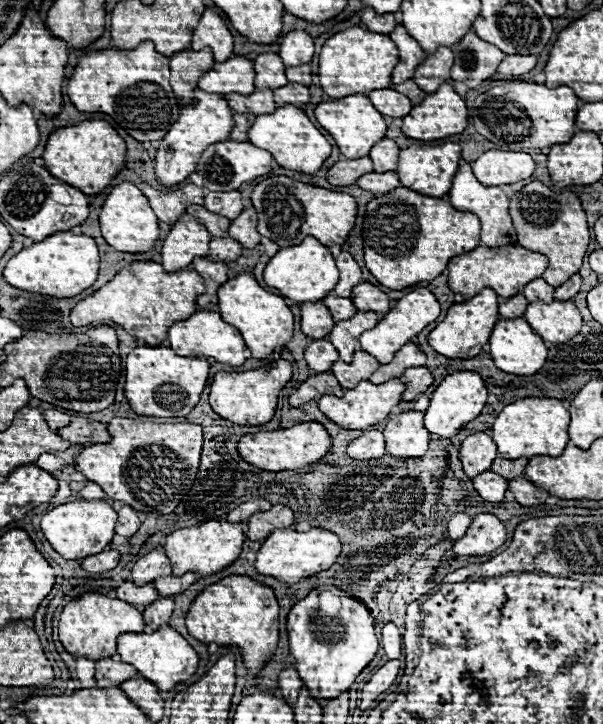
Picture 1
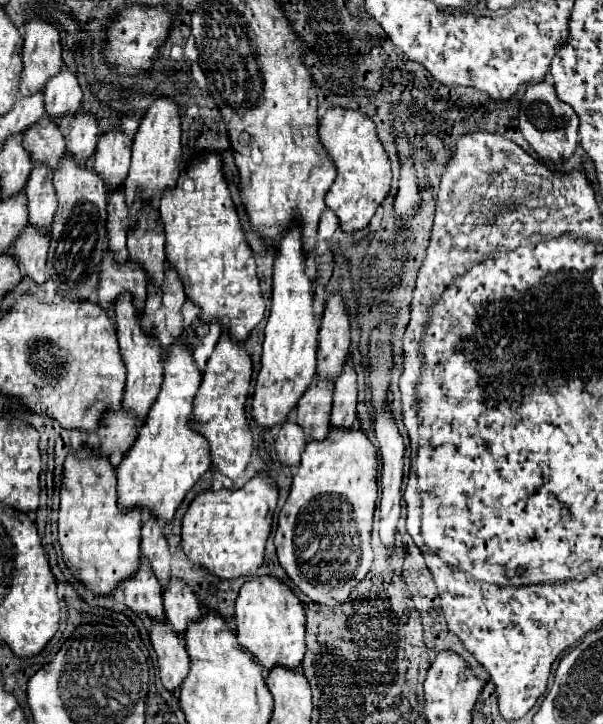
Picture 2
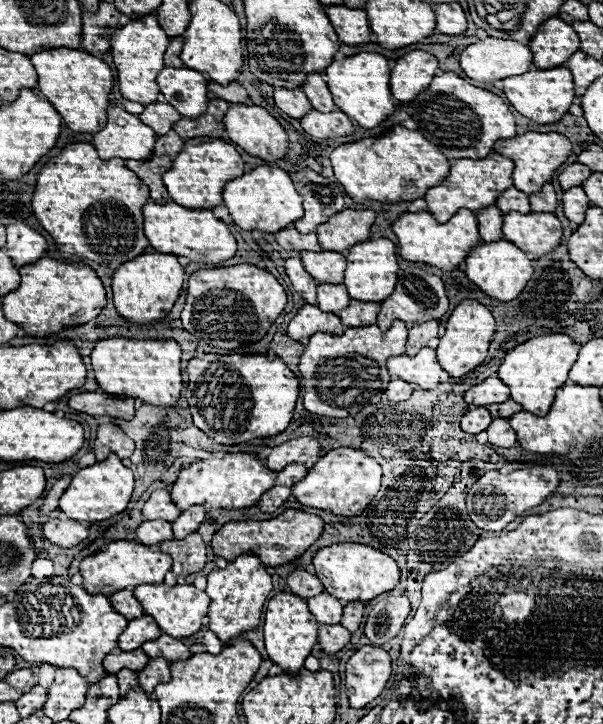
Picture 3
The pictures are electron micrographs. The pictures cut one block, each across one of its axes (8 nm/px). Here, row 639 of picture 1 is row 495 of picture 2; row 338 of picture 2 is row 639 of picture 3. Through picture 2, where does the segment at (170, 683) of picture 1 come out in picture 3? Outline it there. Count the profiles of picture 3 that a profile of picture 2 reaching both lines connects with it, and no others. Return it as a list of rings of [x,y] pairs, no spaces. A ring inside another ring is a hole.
[[[142,584],[134,588],[134,596],[142,604],[144,612],[156,620],[160,630],[178,640],[196,634],[202,628],[202,620],[210,608],[210,598],[202,590],[194,588],[192,584],[182,584],[182,586],[172,586],[172,588],[168,588],[166,584],[158,584],[158,586]]]

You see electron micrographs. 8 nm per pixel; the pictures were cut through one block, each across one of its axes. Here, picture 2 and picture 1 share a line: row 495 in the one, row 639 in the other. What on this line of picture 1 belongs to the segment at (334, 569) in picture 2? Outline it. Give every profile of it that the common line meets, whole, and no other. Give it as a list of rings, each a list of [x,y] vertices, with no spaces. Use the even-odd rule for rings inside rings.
[[[334,586],[314,588],[290,610],[288,640],[294,668],[314,698],[334,698],[348,690],[378,652],[378,638],[374,634],[374,618],[370,610]]]

